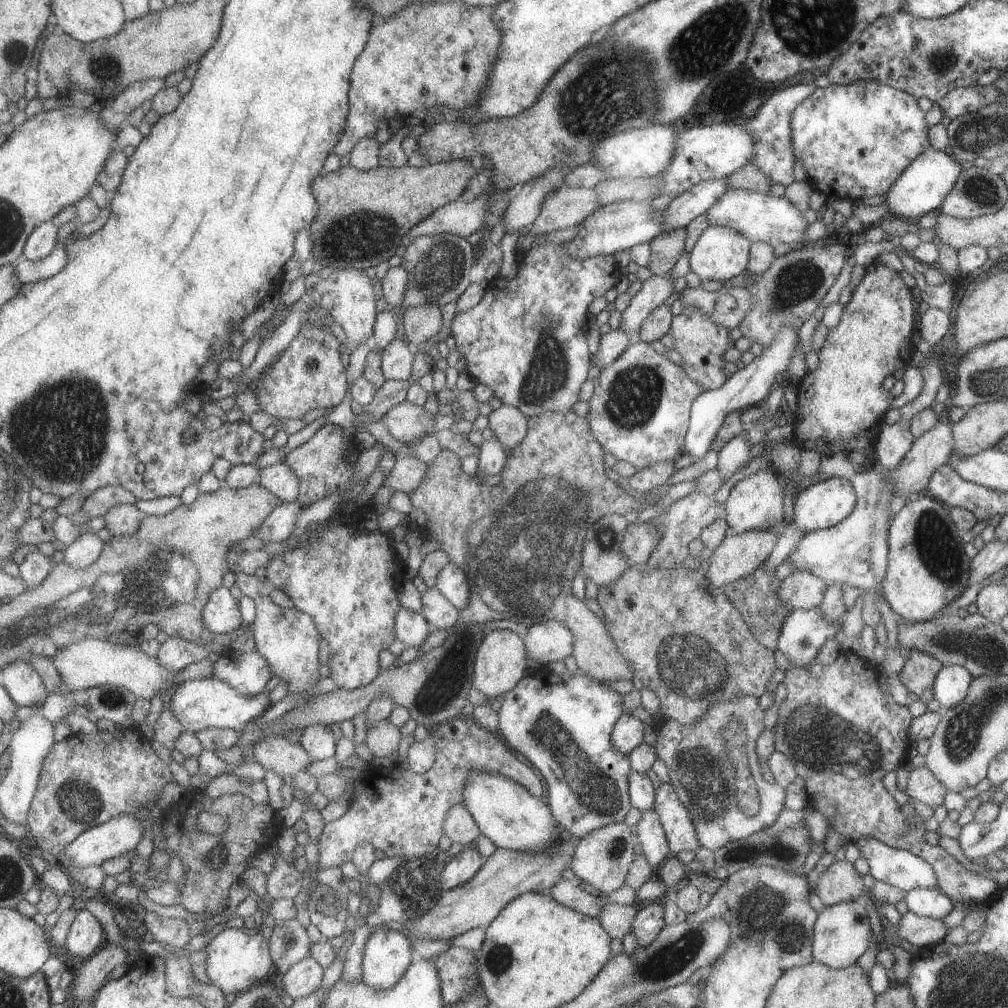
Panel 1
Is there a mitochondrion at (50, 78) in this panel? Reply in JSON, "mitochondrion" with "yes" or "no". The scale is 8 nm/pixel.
{"mitochondrion":"no"}

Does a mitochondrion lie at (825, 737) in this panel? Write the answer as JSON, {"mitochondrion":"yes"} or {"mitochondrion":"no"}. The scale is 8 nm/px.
{"mitochondrion":"yes"}

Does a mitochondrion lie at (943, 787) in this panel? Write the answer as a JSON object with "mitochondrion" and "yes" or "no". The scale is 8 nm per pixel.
{"mitochondrion":"no"}

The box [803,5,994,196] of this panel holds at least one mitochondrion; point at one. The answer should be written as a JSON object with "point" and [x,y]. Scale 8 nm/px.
{"point":[940,62]}

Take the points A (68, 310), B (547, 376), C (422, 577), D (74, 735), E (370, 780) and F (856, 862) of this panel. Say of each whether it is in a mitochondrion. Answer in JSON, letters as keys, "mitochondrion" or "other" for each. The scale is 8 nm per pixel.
{"A":"mitochondrion","B":"mitochondrion","C":"other","D":"other","E":"other","F":"other"}

